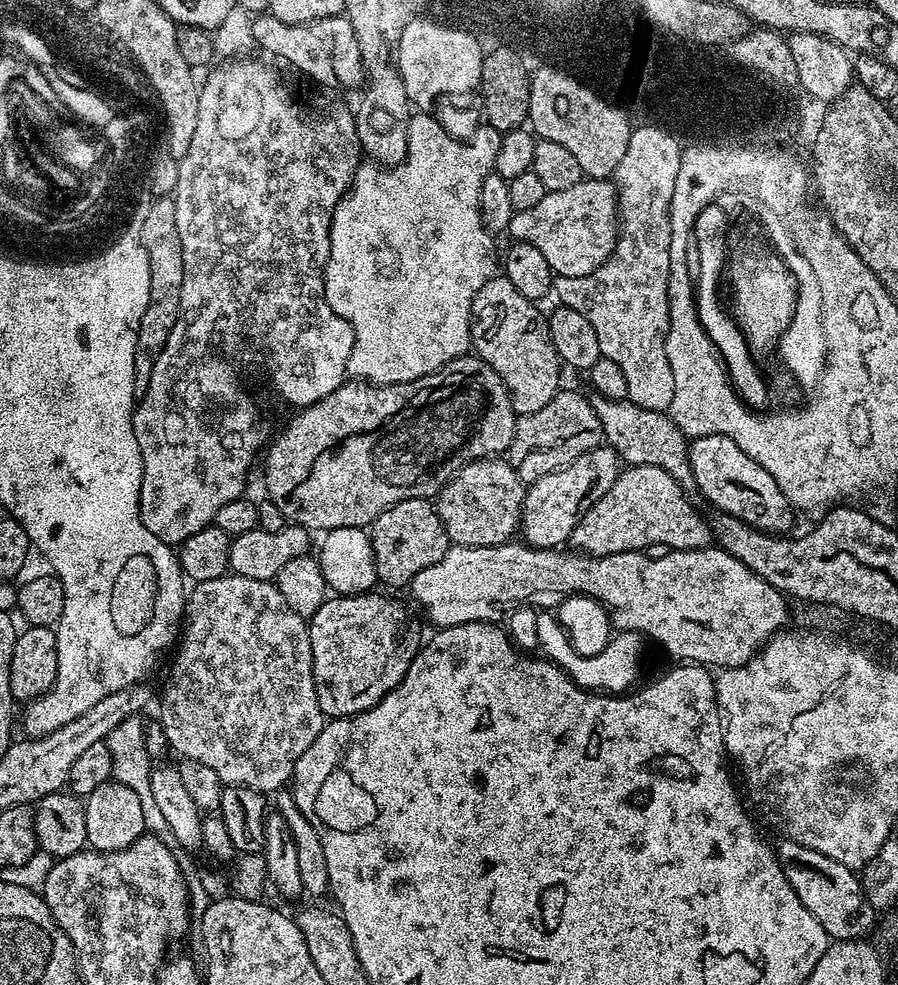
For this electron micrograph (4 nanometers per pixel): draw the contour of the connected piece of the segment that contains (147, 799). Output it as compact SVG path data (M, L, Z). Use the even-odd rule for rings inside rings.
M130 716L124 722L118 724L116 729L112 730L108 737L105 738L105 744L110 750L112 779L118 783L130 787L134 794L138 795L141 803L142 818L145 829L151 834L156 835L167 849L171 850L178 864L178 868L182 871L184 881L187 884L188 890L188 905L189 905L189 928L187 935L194 942L202 941L202 918L205 916L206 910L209 908L212 901L212 894L209 894L202 877L198 876L195 864L192 862L193 855L185 851L184 848L178 846L177 838L170 832L166 826L166 818L159 811L159 805L155 804L155 799L151 793L150 774L152 773L153 763L144 743L144 722L141 717Z

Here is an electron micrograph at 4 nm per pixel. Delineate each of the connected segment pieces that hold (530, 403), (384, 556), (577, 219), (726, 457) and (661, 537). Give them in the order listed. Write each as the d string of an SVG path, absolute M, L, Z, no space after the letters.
M497 274L485 282L482 290L472 299L472 348L475 355L492 367L508 387L517 417L529 416L556 393L561 391L560 371L562 365L550 342L550 326L541 305L528 300L503 274Z
M410 498L390 506L385 512L378 514L376 521L371 524L370 535L377 581L381 585L389 584L392 588L400 588L403 584L404 587L411 585L415 576L422 574L422 570L426 570L426 566L434 566L434 562L441 560L450 547L448 535L442 526L442 518L436 513L435 503L431 499Z
M585 178L578 182L578 186L570 186L570 190L548 192L546 198L542 198L542 202L538 202L538 206L532 207L531 210L513 212L507 231L512 232L513 241L538 246L542 258L546 258L546 262L552 267L556 276L578 278L598 270L598 266L602 266L602 262L606 262L606 258L614 250L618 235L616 212L618 213L618 197L615 183L611 179Z
M722 434L695 437L689 443L688 457L696 492L704 495L713 504L713 509L730 514L761 532L788 534L793 531L792 523L797 513L792 503L782 490L778 490L778 482L774 482L774 478L770 478L770 474L766 474L766 470L762 470L762 466L758 466L758 462L754 462L754 458L734 442L734 438L726 438Z
M634 464L625 467L616 477L614 486L602 494L602 498L596 504L592 504L581 516L578 526L574 526L570 541L573 549L590 556L609 556L610 554L622 554L623 552L644 552L656 550L659 544L668 550L694 550L695 548L707 548L713 543L712 525L707 519L700 517L698 509L692 505L693 497L666 474L658 466L646 466Z

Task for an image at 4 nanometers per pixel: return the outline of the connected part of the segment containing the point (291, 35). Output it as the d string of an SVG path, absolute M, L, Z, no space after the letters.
M270 14L257 15L253 22L253 45L288 64L293 64L302 75L309 76L320 84L330 83L333 76L342 87L359 89L366 80L358 38L344 14L318 18L305 24L287 24Z

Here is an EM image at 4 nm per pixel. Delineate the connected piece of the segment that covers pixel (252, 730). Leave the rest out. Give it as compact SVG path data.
M225 574L214 578L213 580L201 580L191 585L190 591L186 596L184 606L184 618L182 621L182 631L178 636L178 647L175 649L176 657L172 660L172 669L168 672L168 681L164 684L164 693L160 696L160 713L158 719L162 726L162 730L166 732L168 739L168 747L172 752L177 752L177 757L185 760L193 760L194 762L206 762L206 766L210 766L210 770L214 770L214 774L218 774L221 785L231 786L233 788L249 788L250 790L258 790L265 794L276 794L281 791L291 781L292 771L298 762L298 758L302 758L302 754L306 754L306 750L310 750L310 746L314 742L314 738L318 738L318 734L324 729L326 717L324 711L318 706L318 694L314 686L314 670L312 669L312 651L310 650L310 634L308 633L308 625L305 617L294 614L294 610L290 610L290 606L286 606L286 598L282 598L282 594L276 589L275 583L267 580L255 580L254 578L242 578L235 574Z

